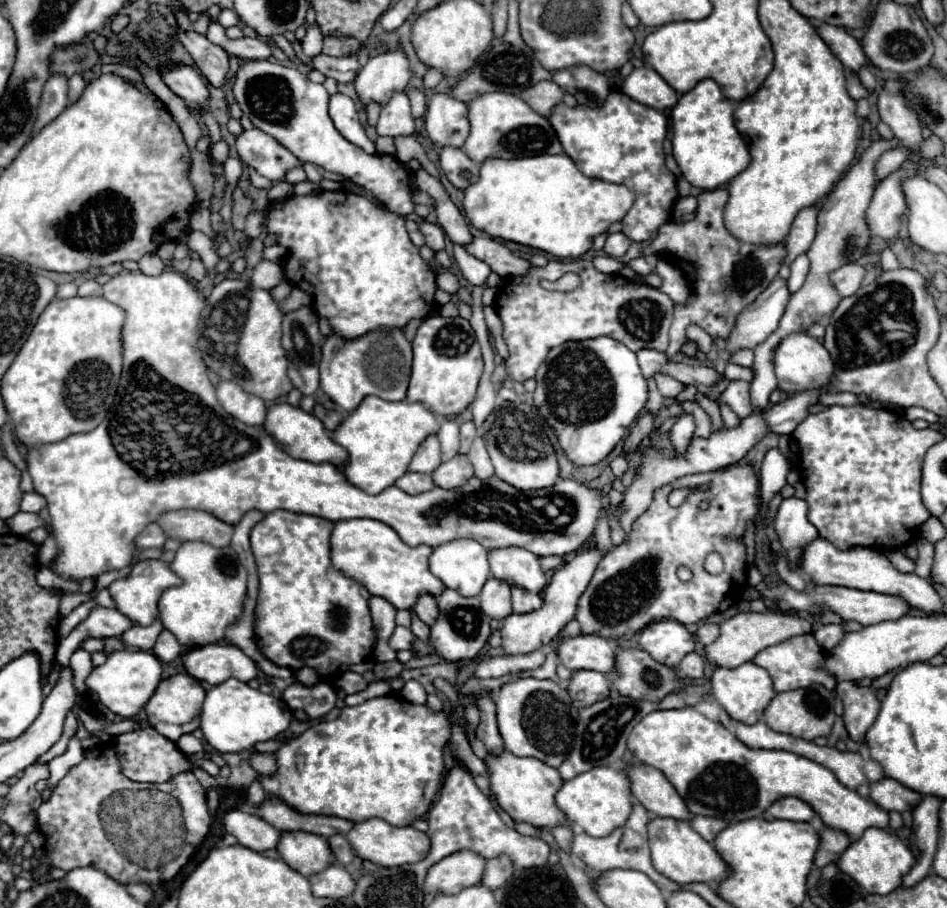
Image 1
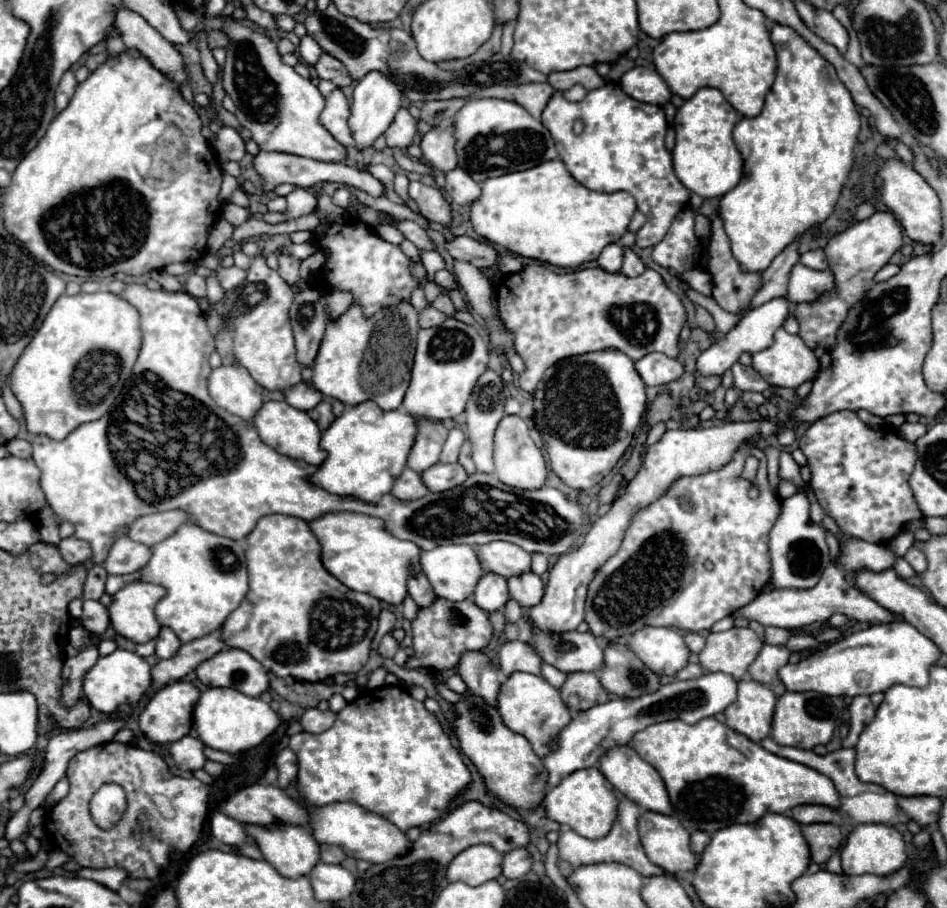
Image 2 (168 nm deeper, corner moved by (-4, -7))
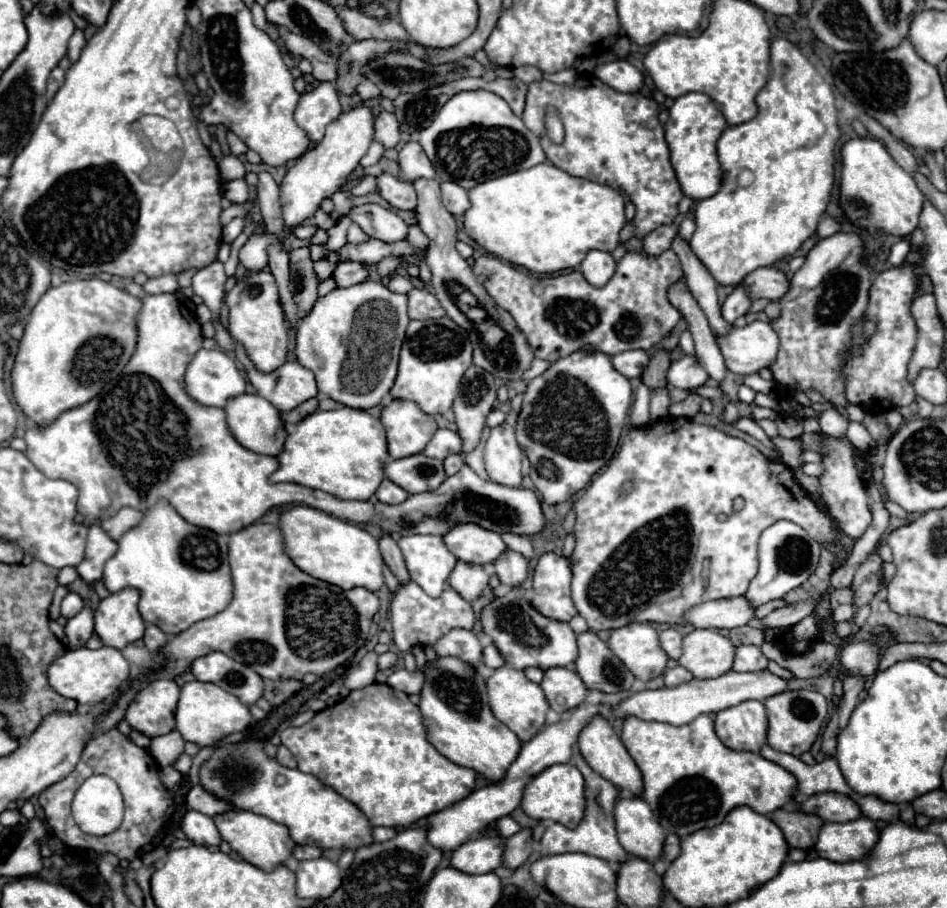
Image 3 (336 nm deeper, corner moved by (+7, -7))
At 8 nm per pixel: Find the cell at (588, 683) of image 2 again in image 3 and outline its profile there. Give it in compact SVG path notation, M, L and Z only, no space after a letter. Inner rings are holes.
M573 668L547 670L541 682L541 688L543 692L547 692L549 706L559 714L565 710L577 708L587 696L587 688L581 676Z

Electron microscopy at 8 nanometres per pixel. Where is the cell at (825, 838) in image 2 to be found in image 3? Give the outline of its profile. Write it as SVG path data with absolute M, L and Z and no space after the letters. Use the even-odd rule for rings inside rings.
M781 808L771 814L771 820L781 828L787 844L799 850L813 848L823 826L821 818L817 818L815 814L801 814L801 810L789 812Z

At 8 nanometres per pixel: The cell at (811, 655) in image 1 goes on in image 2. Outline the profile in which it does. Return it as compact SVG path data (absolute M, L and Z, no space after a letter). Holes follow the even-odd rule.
M764 644L756 660L750 664L748 674L752 676L752 680L770 686L780 696L784 692L784 686L778 680L778 670L784 664L788 664L788 656L790 656L790 650L786 646Z

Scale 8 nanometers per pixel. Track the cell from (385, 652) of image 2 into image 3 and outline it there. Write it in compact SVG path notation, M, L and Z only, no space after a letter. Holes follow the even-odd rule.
M375 650L367 652L365 658L359 662L359 666L355 666L349 672L349 676L345 678L345 686L349 690L355 690L355 688L365 688L365 686L373 684L375 682L375 674L379 670L377 668L377 658L379 658L379 654Z

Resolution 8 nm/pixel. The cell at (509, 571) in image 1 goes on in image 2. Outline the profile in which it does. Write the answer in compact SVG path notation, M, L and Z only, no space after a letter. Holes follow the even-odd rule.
M486 542L484 546L474 546L474 550L484 572L510 578L530 570L530 554L512 542Z

